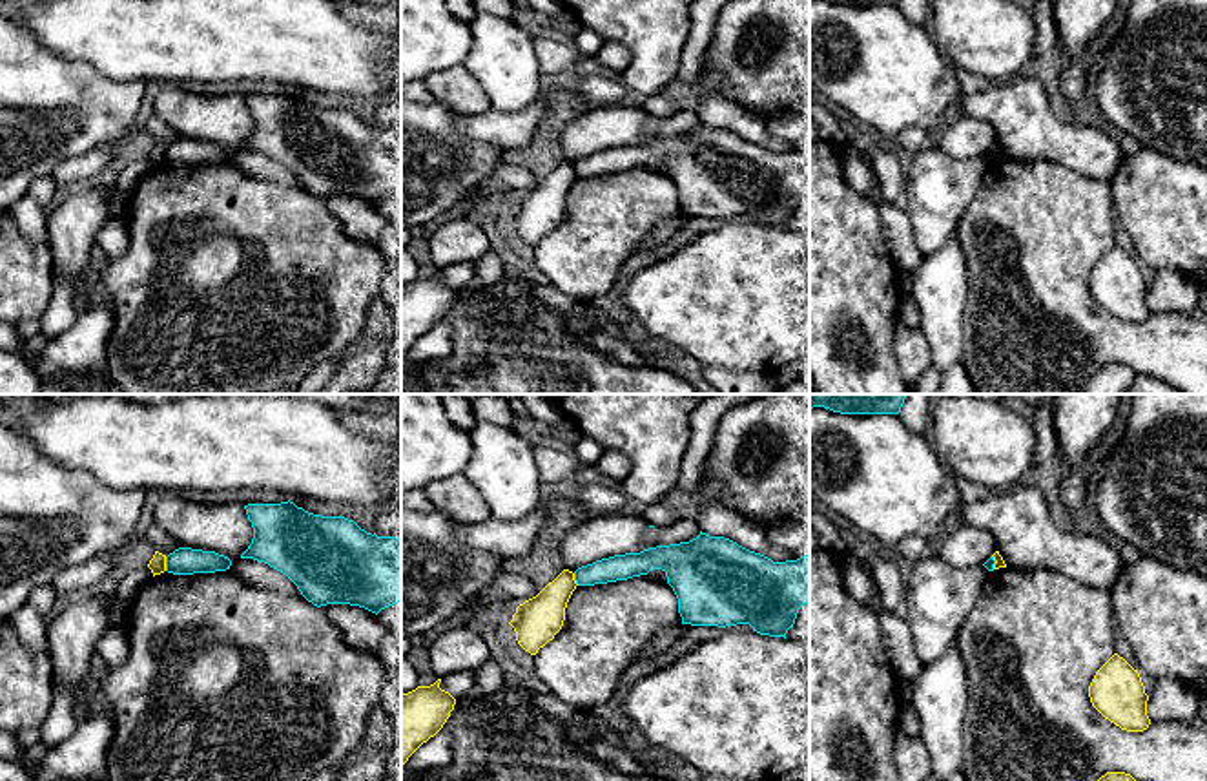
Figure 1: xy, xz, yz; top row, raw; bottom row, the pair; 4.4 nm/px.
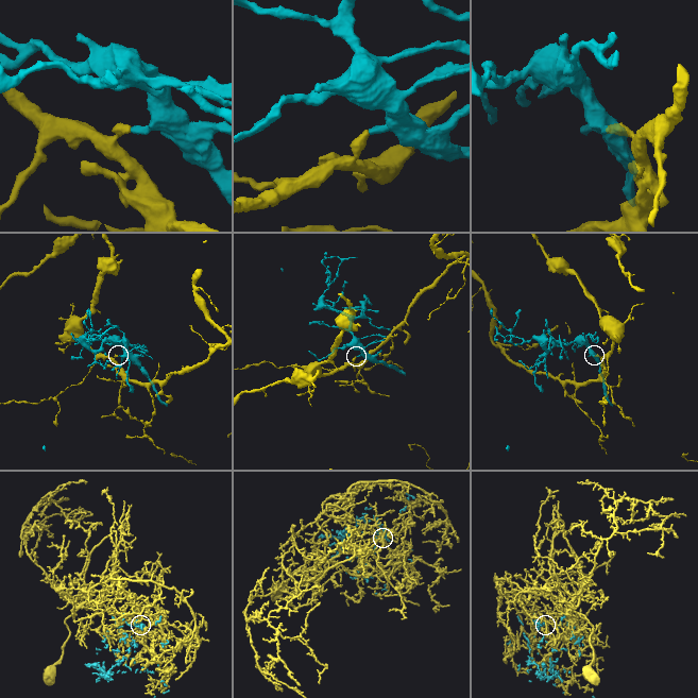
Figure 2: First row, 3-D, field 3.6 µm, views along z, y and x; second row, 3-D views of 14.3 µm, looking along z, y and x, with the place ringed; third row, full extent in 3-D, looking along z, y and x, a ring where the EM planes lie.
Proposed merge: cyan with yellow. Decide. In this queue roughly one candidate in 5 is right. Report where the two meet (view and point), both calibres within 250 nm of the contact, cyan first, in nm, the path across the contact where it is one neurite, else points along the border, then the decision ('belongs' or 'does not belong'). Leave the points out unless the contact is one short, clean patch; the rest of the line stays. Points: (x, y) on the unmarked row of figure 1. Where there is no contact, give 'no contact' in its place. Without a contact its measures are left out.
contact xy (166, 156); calibres 130 and 80 nm; border xy (165, 148), (166, 161); does not belong

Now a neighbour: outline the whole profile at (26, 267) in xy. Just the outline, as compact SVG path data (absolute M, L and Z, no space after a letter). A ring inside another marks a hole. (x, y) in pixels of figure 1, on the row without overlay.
M0 208L0 321L42 318L53 277L49 246L20 234L9 208Z

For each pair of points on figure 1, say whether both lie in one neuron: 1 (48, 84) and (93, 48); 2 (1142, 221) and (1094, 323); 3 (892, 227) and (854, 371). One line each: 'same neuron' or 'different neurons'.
1: different neurons
2: different neurons
3: different neurons

